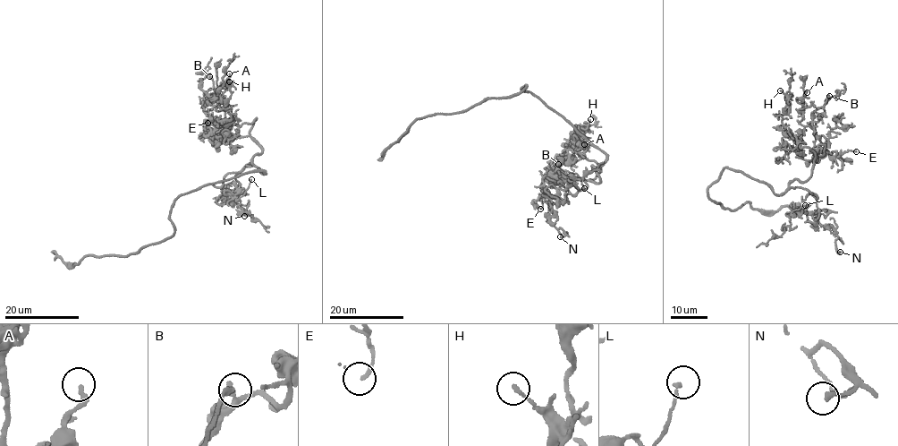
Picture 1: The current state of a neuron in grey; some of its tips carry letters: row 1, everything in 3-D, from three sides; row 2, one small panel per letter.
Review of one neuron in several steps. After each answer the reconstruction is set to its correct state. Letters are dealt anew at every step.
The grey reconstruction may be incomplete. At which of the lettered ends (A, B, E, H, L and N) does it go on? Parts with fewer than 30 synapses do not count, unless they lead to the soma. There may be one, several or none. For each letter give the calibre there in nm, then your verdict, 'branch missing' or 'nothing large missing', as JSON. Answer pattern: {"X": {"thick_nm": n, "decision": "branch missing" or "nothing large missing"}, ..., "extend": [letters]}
{"A": {"thick_nm": 200, "decision": "nothing large missing"}, "B": {"thick_nm": 130, "decision": "nothing large missing"}, "E": {"thick_nm": 180, "decision": "nothing large missing"}, "H": {"thick_nm": 160, "decision": "nothing large missing"}, "L": {"thick_nm": 160, "decision": "nothing large missing"}, "N": {"thick_nm": 200, "decision": "nothing large missing"}, "extend": []}

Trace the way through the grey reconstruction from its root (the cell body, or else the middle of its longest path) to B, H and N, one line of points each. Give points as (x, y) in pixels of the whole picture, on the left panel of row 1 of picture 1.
B: (241, 174), (266, 173), (252, 162), (256, 119), (222, 123), (209, 76)
H: (241, 174), (266, 173), (252, 162), (262, 150), (249, 132), (256, 118), (217, 119), (231, 118), (229, 81)
N: (241, 174), (266, 173), (248, 164), (234, 176), (238, 184), (223, 193), (249, 215), (244, 216)

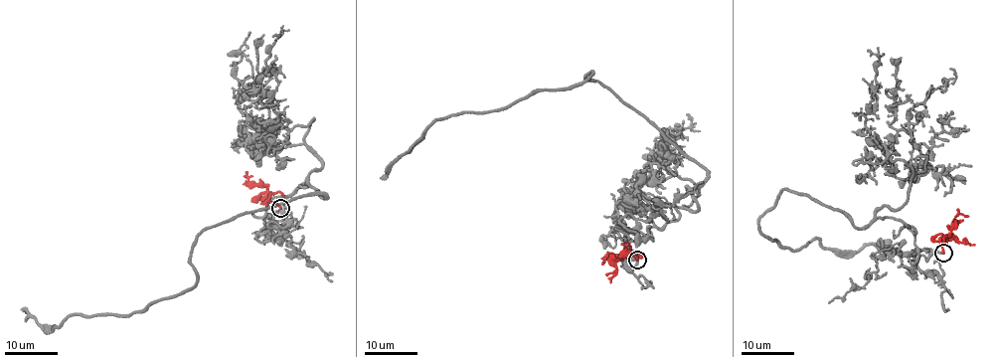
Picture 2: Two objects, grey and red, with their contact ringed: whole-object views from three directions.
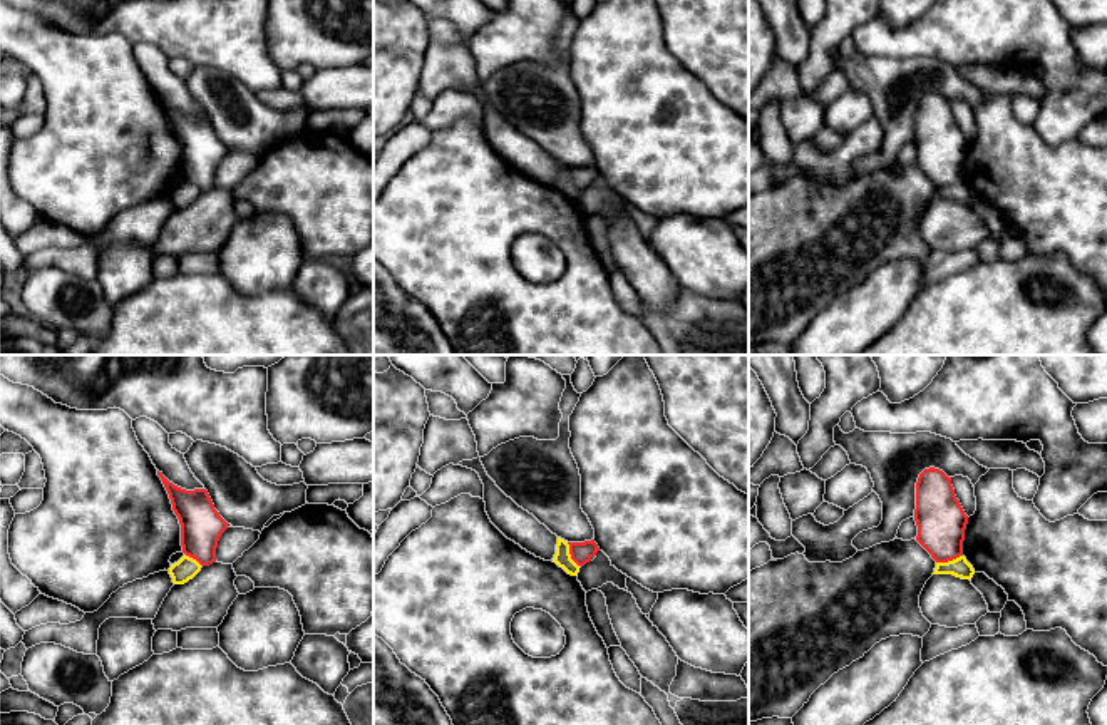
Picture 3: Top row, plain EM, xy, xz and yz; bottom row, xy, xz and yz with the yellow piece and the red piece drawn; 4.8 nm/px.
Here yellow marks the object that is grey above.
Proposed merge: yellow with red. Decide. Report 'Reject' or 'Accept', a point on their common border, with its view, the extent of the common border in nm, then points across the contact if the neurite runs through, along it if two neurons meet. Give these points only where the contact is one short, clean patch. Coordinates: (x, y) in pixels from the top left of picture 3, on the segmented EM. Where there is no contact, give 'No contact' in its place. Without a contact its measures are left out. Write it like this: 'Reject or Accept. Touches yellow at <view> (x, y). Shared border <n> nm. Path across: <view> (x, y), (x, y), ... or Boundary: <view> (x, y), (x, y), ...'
Accept. Touches yellow at yz (948, 561). Shared border 130 nm. Path across: yz (960, 568), (948, 561), (940, 518)

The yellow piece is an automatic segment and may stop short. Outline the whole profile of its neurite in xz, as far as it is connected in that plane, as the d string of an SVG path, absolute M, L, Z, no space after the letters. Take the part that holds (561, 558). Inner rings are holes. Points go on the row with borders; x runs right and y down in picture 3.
M558 537L553 563L563 568L568 574L578 576L579 568L590 563L598 551L600 548L595 539L584 542L568 542Z

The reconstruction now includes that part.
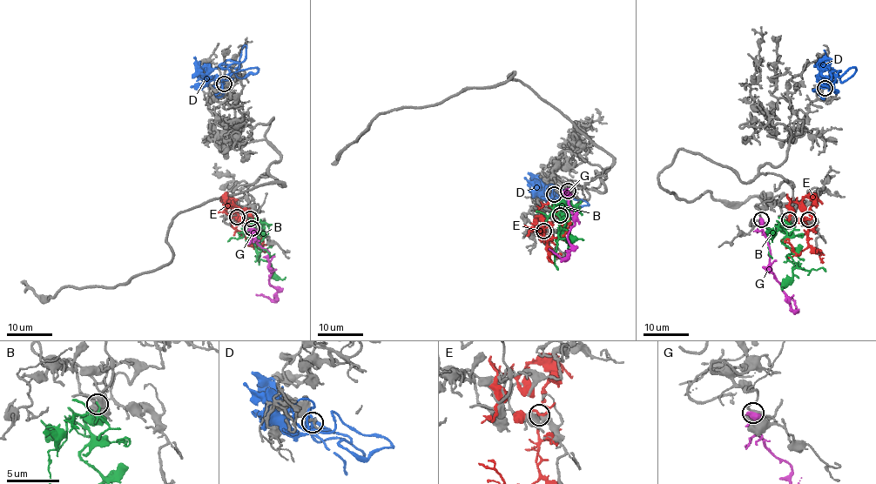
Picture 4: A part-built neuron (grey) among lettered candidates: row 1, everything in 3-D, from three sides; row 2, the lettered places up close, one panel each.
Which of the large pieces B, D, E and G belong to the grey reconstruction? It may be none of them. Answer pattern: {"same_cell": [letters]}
{"same_cell": ["B"]}

